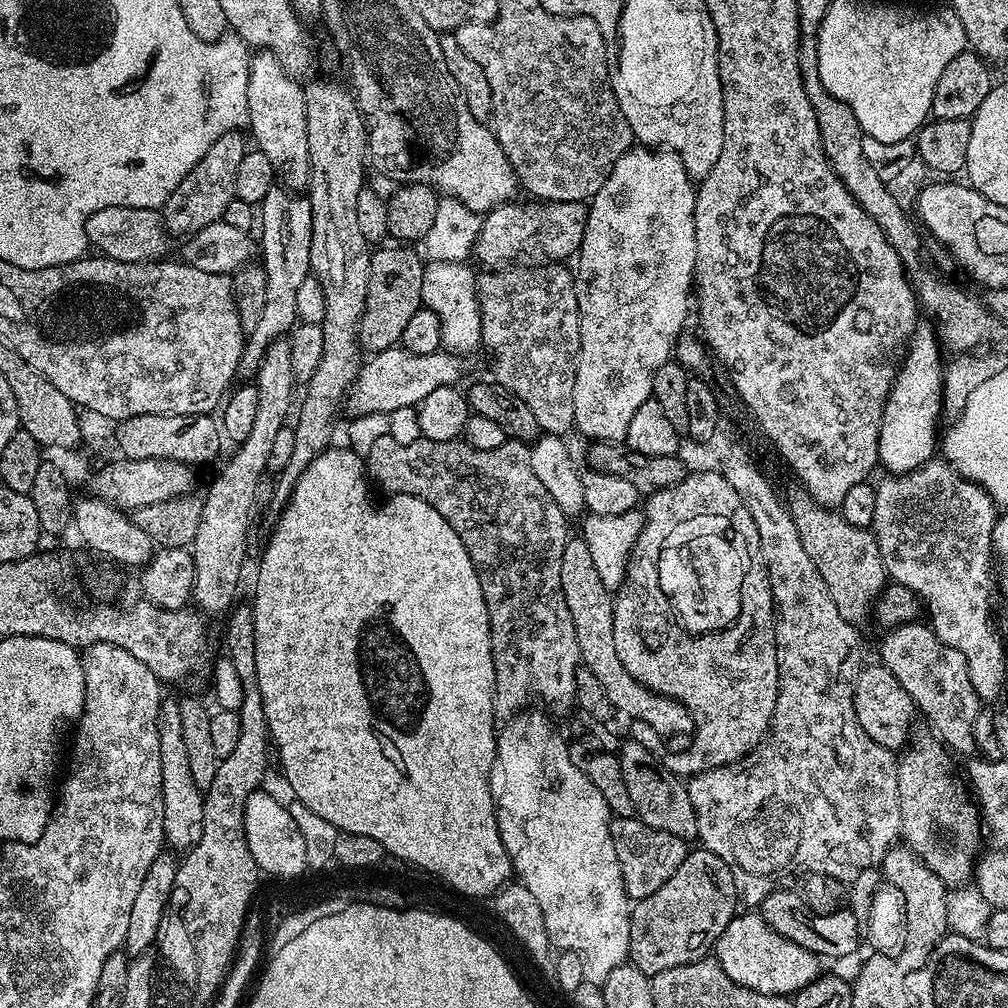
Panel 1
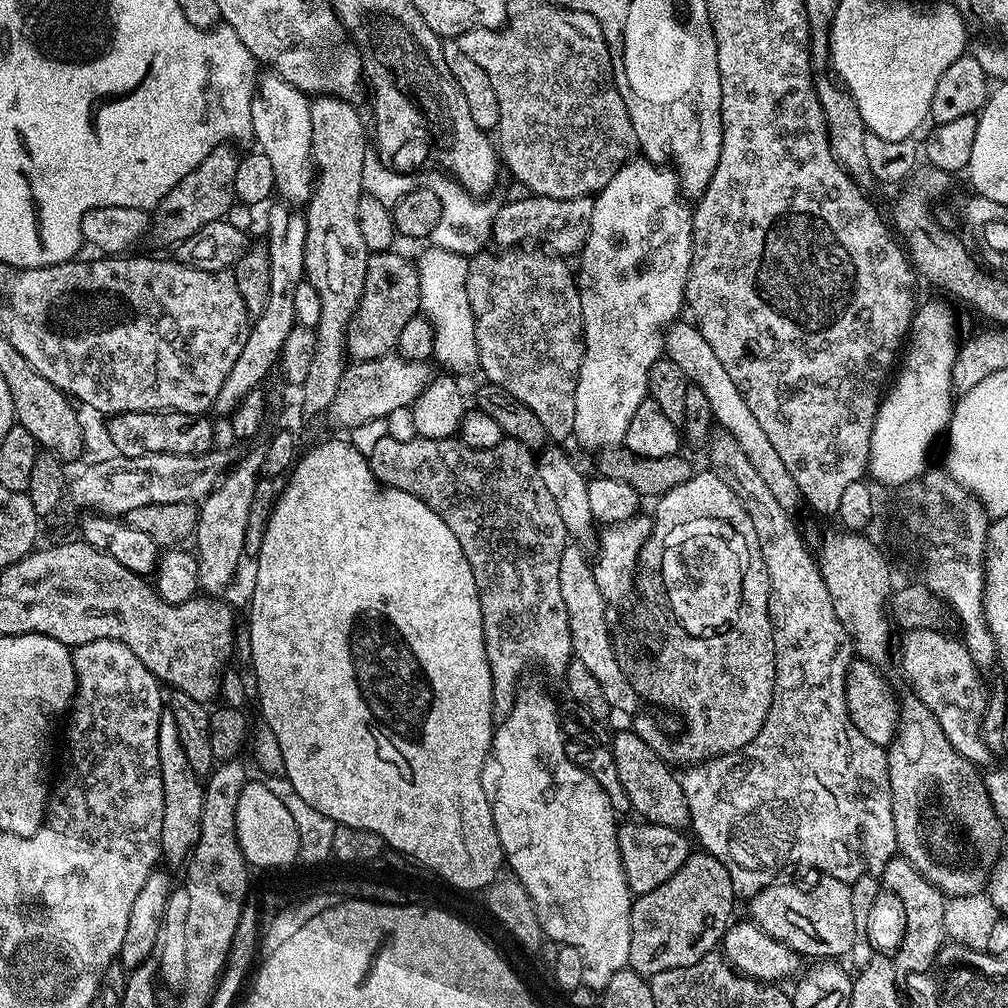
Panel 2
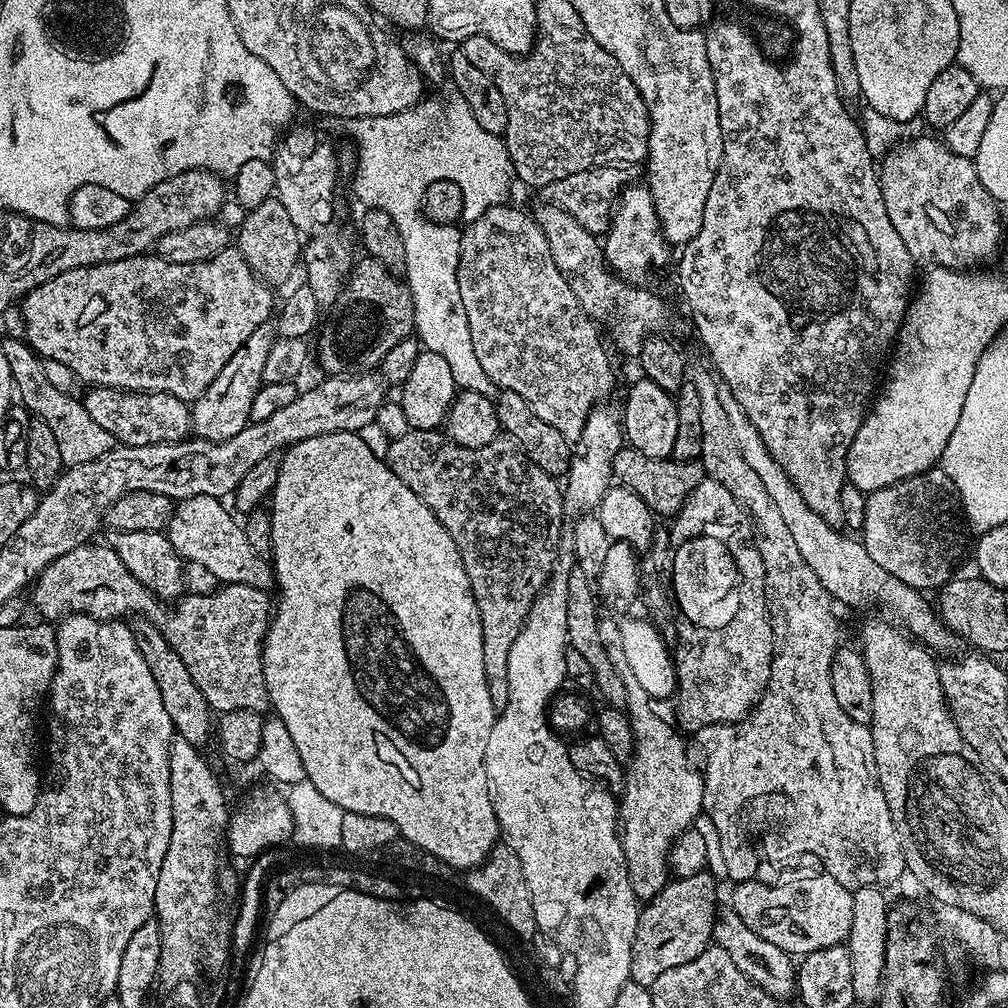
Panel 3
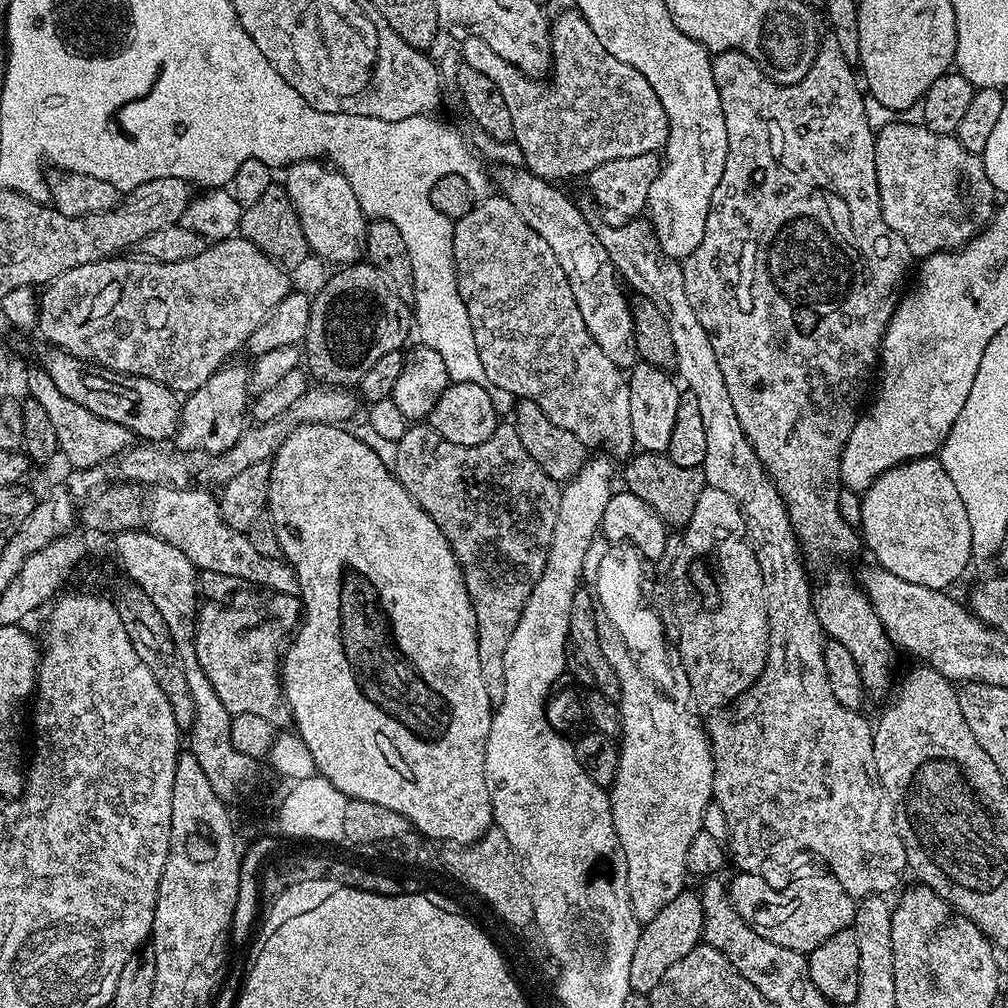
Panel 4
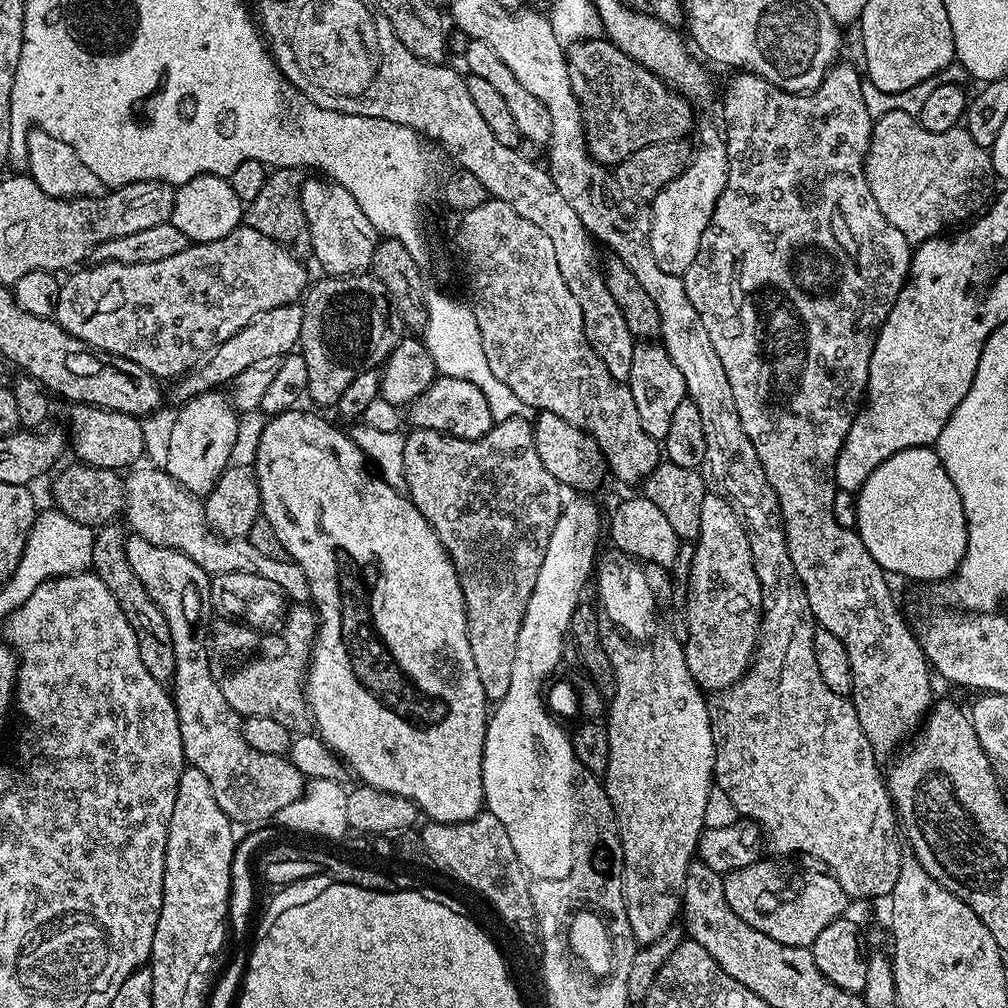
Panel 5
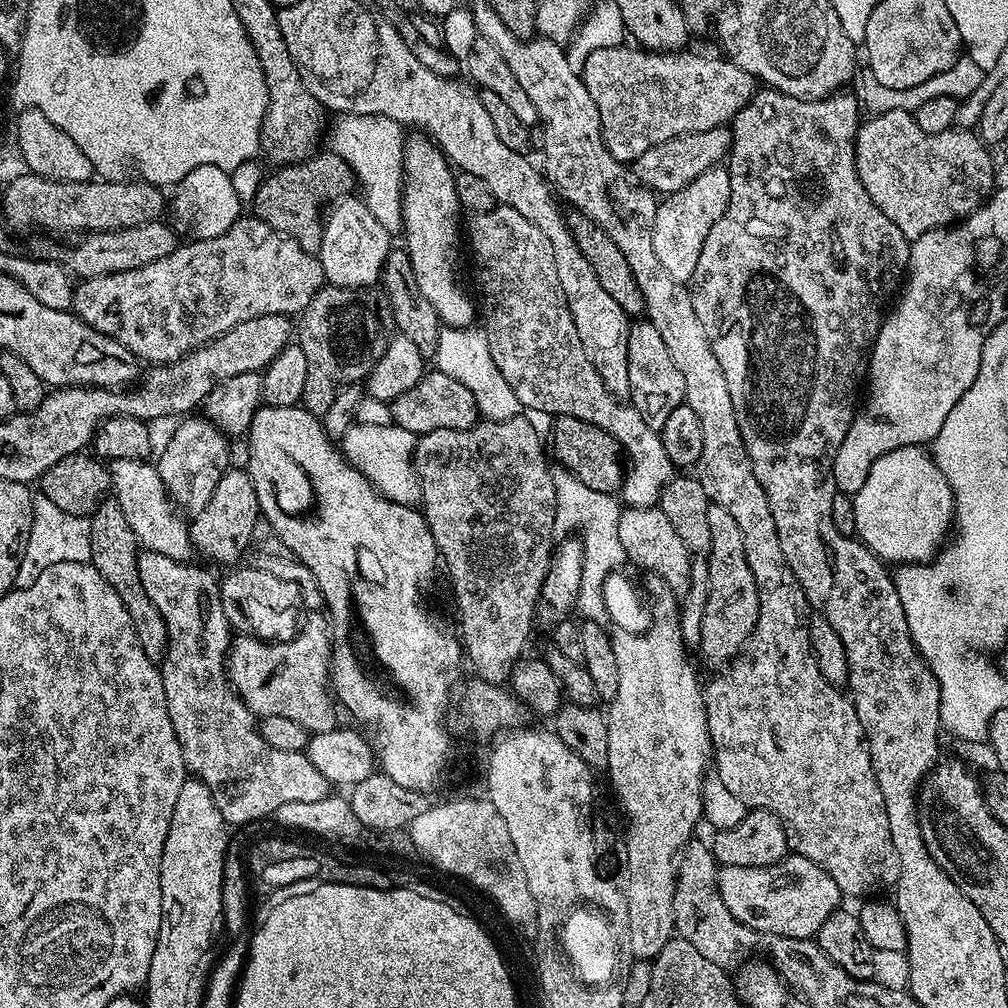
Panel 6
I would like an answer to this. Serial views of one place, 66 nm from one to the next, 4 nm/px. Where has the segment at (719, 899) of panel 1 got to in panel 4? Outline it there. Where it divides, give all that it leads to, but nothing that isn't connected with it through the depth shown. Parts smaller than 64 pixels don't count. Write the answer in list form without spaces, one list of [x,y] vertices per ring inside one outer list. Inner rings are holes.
[[[685,890],[678,894],[650,923],[643,925],[638,938],[638,946],[634,946],[634,954],[630,958],[630,986],[632,992],[647,997],[648,993],[662,982],[662,974],[670,970],[674,962],[686,958],[690,950],[694,950],[701,943],[702,930],[702,902],[695,891]]]

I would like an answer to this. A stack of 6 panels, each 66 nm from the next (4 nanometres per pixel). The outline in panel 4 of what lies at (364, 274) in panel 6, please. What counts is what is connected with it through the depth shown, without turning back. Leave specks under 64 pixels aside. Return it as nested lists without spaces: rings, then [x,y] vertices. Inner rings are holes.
[[[299,160],[297,164],[289,164],[283,169],[284,180],[282,187],[290,198],[290,202],[298,216],[298,222],[302,226],[302,234],[306,234],[311,255],[321,256],[324,260],[336,264],[332,266],[347,266],[357,263],[365,255],[366,234],[369,221],[364,215],[358,198],[354,198],[354,190],[350,190],[350,182],[339,172],[337,168],[318,160]]]

